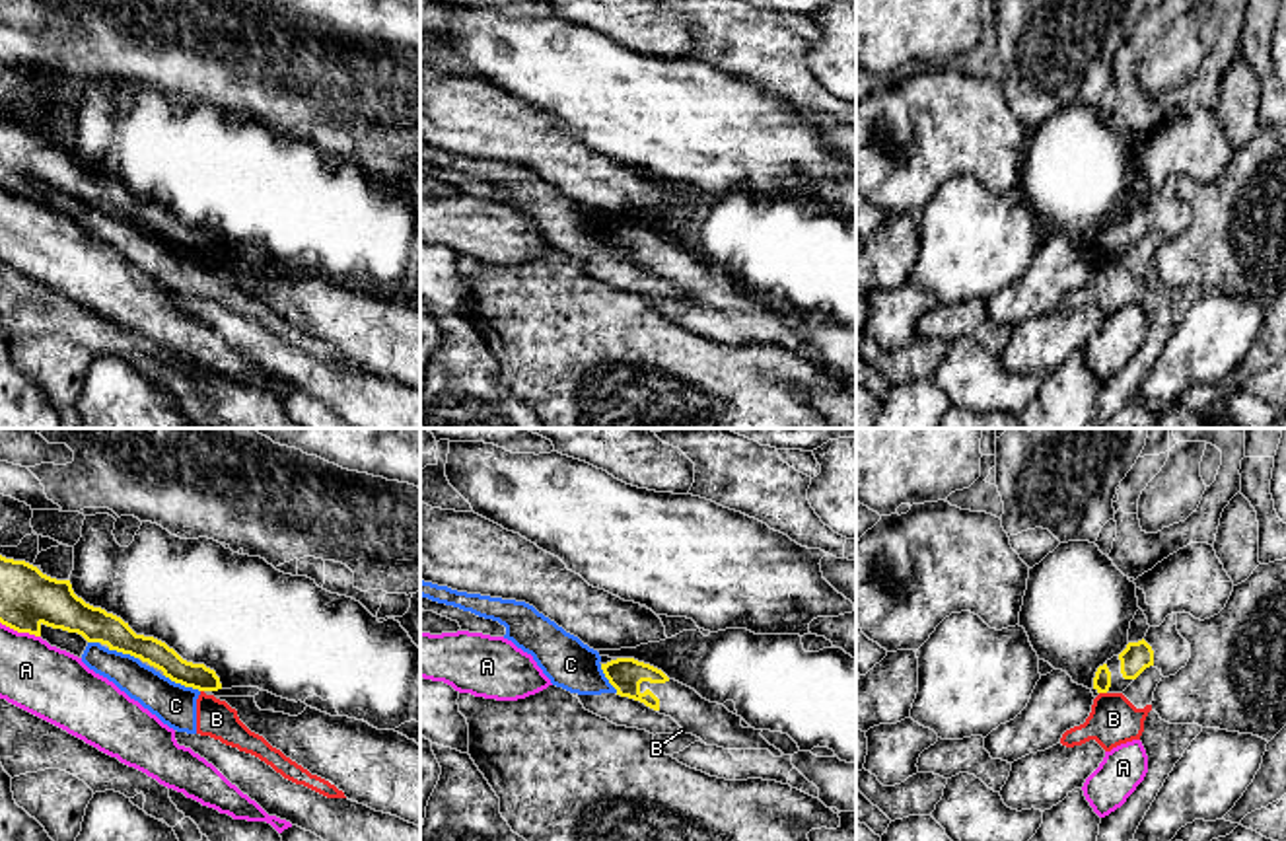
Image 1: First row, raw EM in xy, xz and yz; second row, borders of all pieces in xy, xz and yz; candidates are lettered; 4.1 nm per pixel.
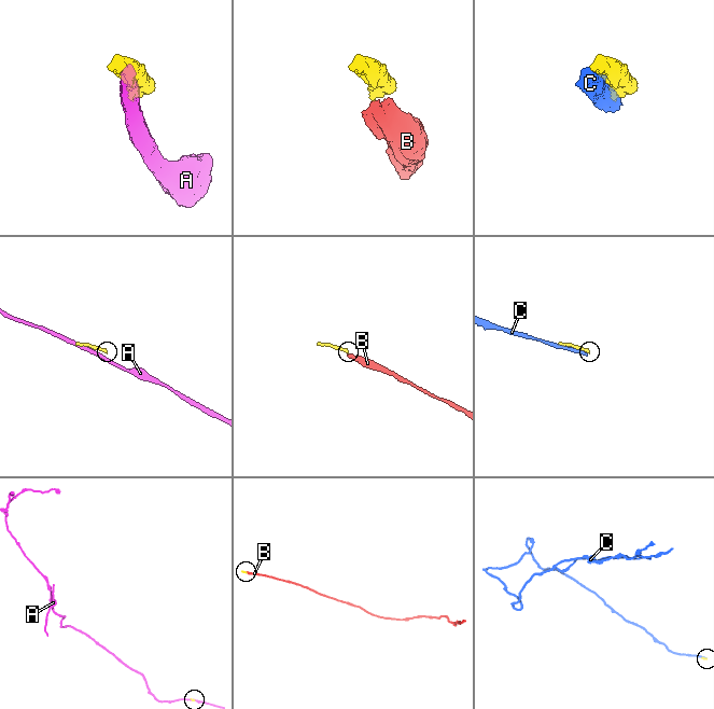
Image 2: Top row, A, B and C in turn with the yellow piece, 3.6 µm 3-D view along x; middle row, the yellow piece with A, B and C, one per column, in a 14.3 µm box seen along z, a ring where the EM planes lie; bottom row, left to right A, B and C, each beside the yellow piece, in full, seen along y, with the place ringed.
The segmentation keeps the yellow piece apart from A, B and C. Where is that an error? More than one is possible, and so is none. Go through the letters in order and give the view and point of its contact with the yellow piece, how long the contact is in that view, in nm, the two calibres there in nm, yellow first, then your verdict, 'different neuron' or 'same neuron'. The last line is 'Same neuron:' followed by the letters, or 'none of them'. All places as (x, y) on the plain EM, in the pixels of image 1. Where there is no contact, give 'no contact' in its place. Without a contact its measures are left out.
A: meets yellow in xy at (20, 195); contact 180 nm long; 240 nm thick on the yellow side, 300 nm on the other; different neuron
B: meets yellow in yz at (1104, 255); contact 30 nm long; 80 nm thick on the yellow side, 200 nm on the other; different neuron
C: meets yellow in xy at (181, 248); contact 170 nm long; 110 nm thick on the yellow side, 180 nm on the other; different neuron
Same neuron: none of them

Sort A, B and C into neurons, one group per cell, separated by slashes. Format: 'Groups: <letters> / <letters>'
Groups: A / B C

